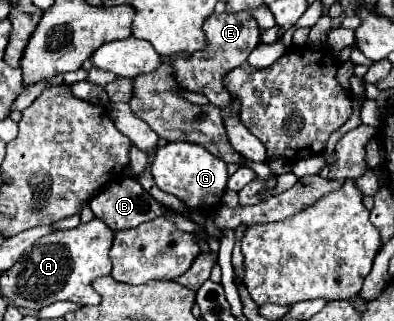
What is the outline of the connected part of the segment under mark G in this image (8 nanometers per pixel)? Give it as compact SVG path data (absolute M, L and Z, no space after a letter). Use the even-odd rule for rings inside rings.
M175 141L175 143L167 143L167 145L159 147L155 153L155 161L151 165L151 173L153 173L155 183L161 191L175 195L191 209L207 211L209 199L211 199L211 213L221 205L221 195L227 187L231 191L241 191L247 183L251 183L255 179L253 169L249 169L245 165L239 167L239 171L229 177L227 175L227 163L221 163L221 159L213 157L201 145L185 143L185 141ZM227 179L229 179L229 183L227 183Z

